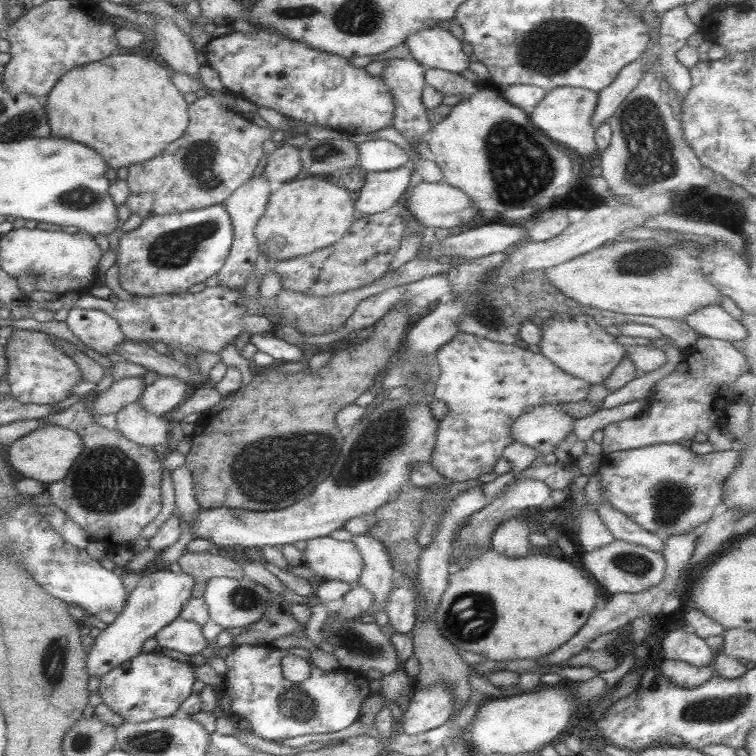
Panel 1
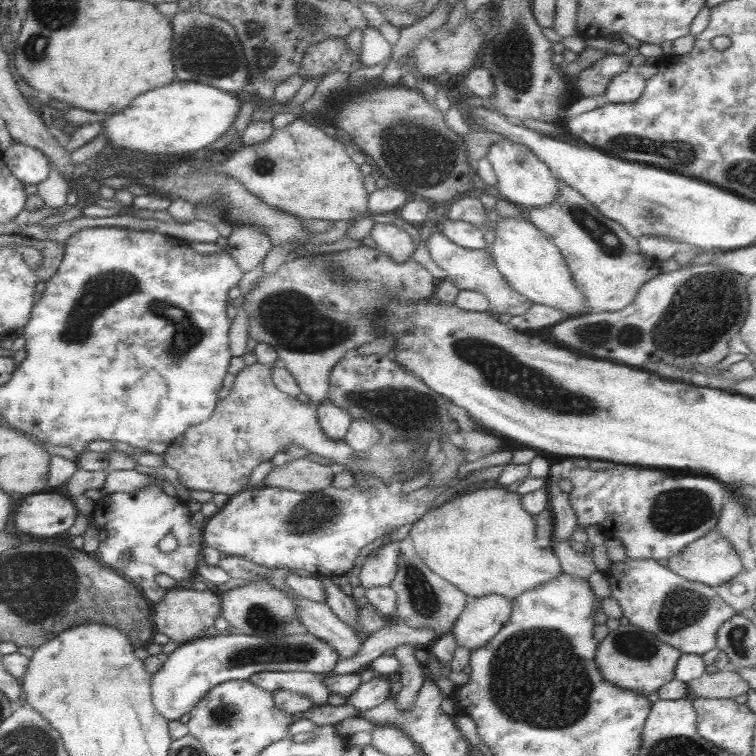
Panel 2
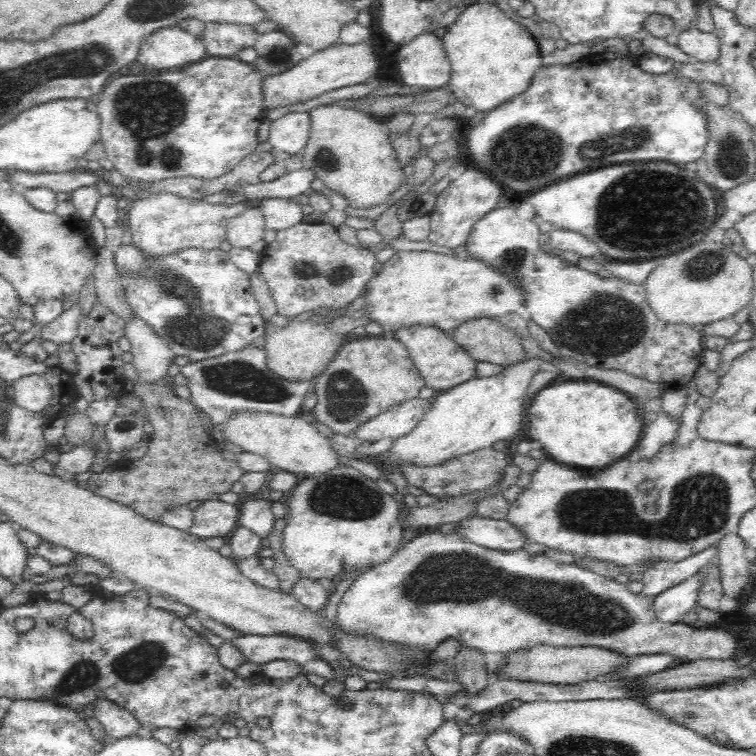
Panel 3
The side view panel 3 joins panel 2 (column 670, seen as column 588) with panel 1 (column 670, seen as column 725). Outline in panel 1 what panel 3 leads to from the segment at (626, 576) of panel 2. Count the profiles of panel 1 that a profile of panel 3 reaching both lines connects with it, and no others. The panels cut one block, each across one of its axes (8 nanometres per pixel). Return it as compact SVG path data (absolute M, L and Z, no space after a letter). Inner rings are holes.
M685 628L668 631L661 640L661 652L667 660L683 661L694 667L711 666L715 655L704 639Z

